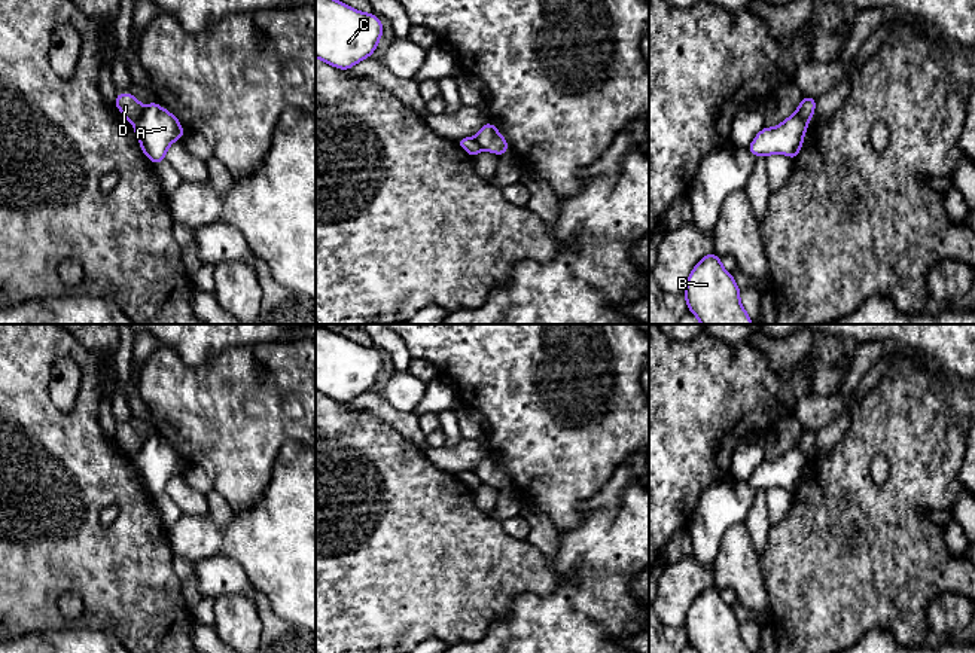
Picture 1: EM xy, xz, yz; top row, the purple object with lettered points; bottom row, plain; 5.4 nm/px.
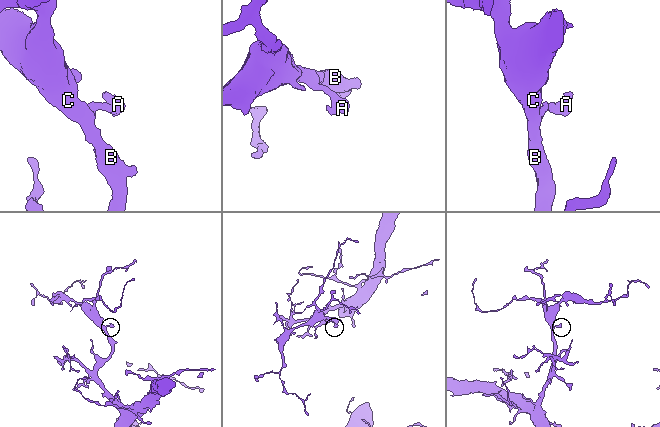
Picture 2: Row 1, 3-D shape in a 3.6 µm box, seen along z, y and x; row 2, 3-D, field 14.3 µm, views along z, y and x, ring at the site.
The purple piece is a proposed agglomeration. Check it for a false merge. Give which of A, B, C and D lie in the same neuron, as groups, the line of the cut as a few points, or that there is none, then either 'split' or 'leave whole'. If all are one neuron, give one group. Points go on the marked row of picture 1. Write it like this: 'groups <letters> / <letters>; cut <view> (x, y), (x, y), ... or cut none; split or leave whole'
groups A B C / D; cut xy (146, 107), (133, 122); split

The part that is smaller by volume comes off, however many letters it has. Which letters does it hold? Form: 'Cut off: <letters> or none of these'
Cut off: D

